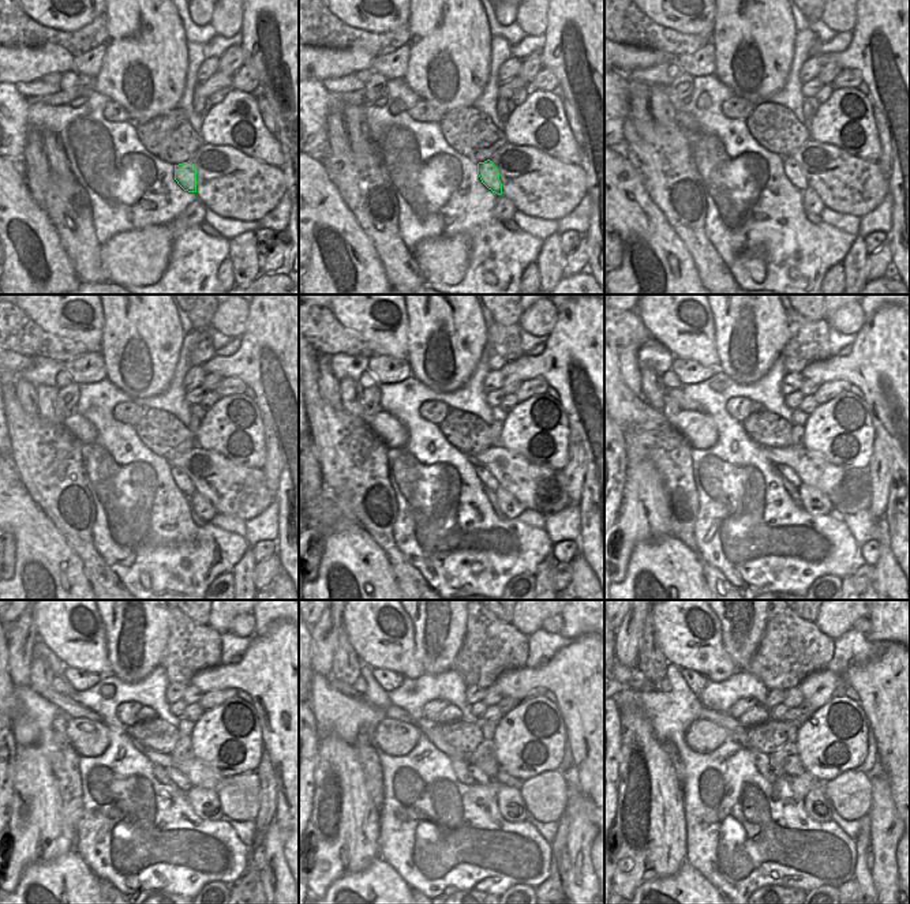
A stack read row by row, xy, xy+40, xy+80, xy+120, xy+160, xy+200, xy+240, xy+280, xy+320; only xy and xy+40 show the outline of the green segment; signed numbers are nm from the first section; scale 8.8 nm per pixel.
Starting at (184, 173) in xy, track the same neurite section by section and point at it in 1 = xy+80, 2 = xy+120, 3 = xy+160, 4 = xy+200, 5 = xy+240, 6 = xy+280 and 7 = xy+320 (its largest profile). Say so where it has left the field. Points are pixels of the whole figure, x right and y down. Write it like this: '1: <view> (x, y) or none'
1: xy+80 (791, 169)
2: xy+120 (184, 484)
3: xy+160 (487, 479)
4: xy+200 (787, 473)
5: xy+240 (169, 776)
6: xy+280 (468, 775)
7: xy+320 (761, 760)

